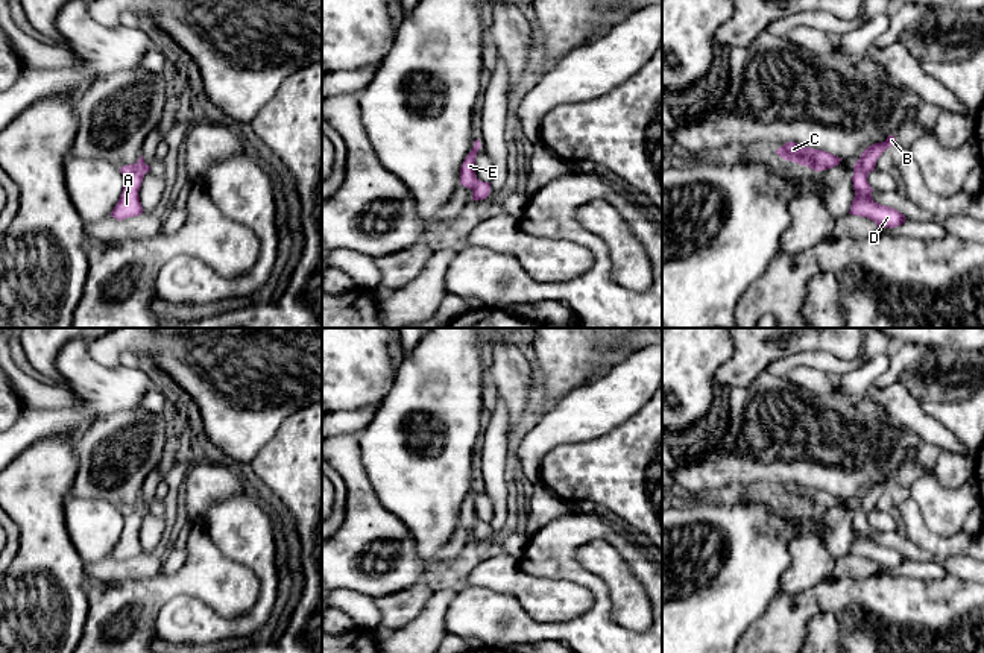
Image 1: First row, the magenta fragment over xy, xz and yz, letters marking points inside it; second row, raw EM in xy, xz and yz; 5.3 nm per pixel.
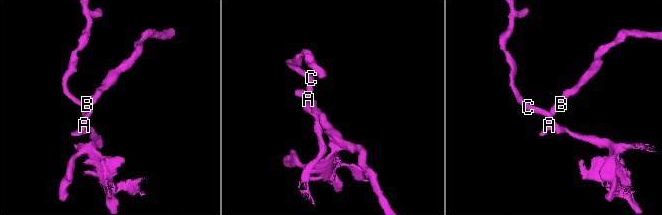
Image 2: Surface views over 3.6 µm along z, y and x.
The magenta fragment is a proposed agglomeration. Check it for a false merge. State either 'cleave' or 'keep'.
cleave

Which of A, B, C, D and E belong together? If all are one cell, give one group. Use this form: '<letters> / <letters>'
A B D / C E

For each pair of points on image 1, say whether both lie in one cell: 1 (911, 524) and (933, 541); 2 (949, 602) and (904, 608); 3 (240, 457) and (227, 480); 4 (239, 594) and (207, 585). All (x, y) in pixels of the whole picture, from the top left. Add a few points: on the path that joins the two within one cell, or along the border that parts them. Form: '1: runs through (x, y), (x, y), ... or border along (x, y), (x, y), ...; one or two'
1: runs through (916, 529), (928, 541); one
2: runs through (939, 608), (914, 608); one
3: border along (230, 462), (242, 468); two
4: runs through (231, 589), (214, 585); one

